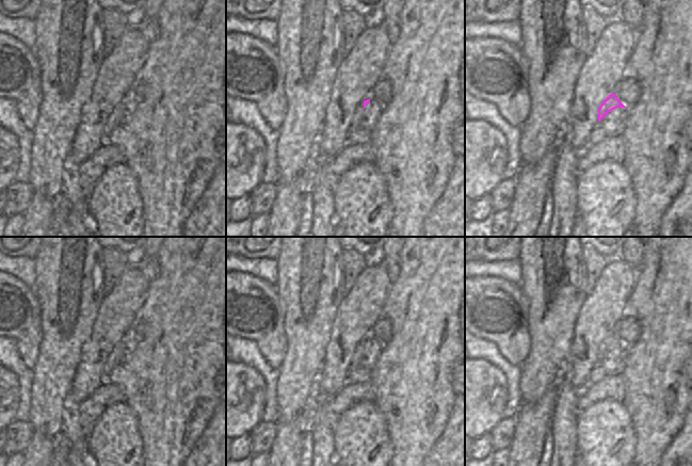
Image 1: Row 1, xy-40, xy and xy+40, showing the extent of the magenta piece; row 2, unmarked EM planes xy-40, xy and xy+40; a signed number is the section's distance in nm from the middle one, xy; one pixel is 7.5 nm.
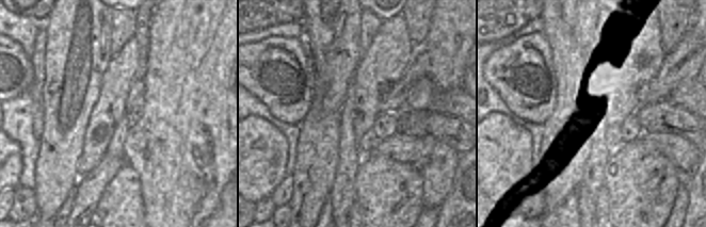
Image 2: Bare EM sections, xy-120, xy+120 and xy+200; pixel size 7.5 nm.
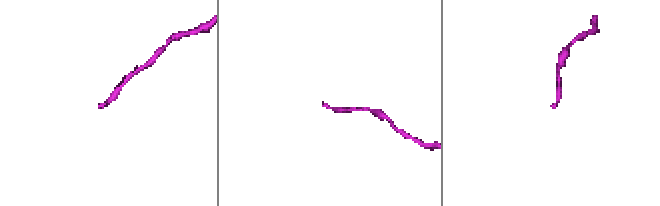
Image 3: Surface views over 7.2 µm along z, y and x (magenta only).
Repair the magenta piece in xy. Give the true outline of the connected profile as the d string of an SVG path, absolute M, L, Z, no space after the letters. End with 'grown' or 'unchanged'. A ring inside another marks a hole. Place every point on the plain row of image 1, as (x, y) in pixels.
M367 338L364 341L360 341L357 343L357 346L351 356L351 368L356 368L359 366L359 363L361 360L361 356L364 354L364 349L366 347L366 343L369 341L370 341L370 338Z; grown

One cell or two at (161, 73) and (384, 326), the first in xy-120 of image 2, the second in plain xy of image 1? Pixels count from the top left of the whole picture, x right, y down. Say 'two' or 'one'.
two

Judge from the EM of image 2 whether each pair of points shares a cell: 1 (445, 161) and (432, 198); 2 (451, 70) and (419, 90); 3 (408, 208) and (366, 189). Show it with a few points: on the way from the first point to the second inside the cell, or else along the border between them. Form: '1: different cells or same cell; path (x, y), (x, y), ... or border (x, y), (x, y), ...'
1: same cell; path (439, 171), (435, 189)
2: different cells; border (426, 76), (438, 88), (456, 88)
3: same cell; path (398, 201), (383, 189), (376, 189)

